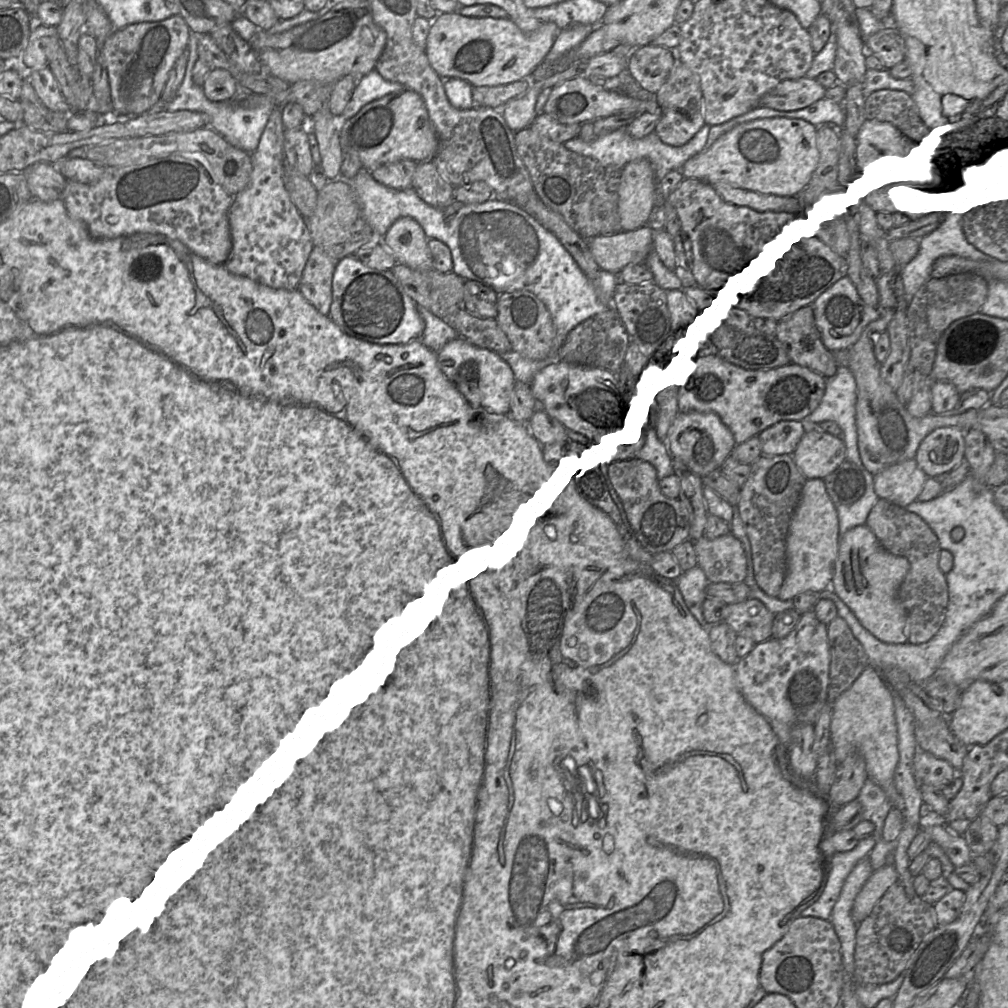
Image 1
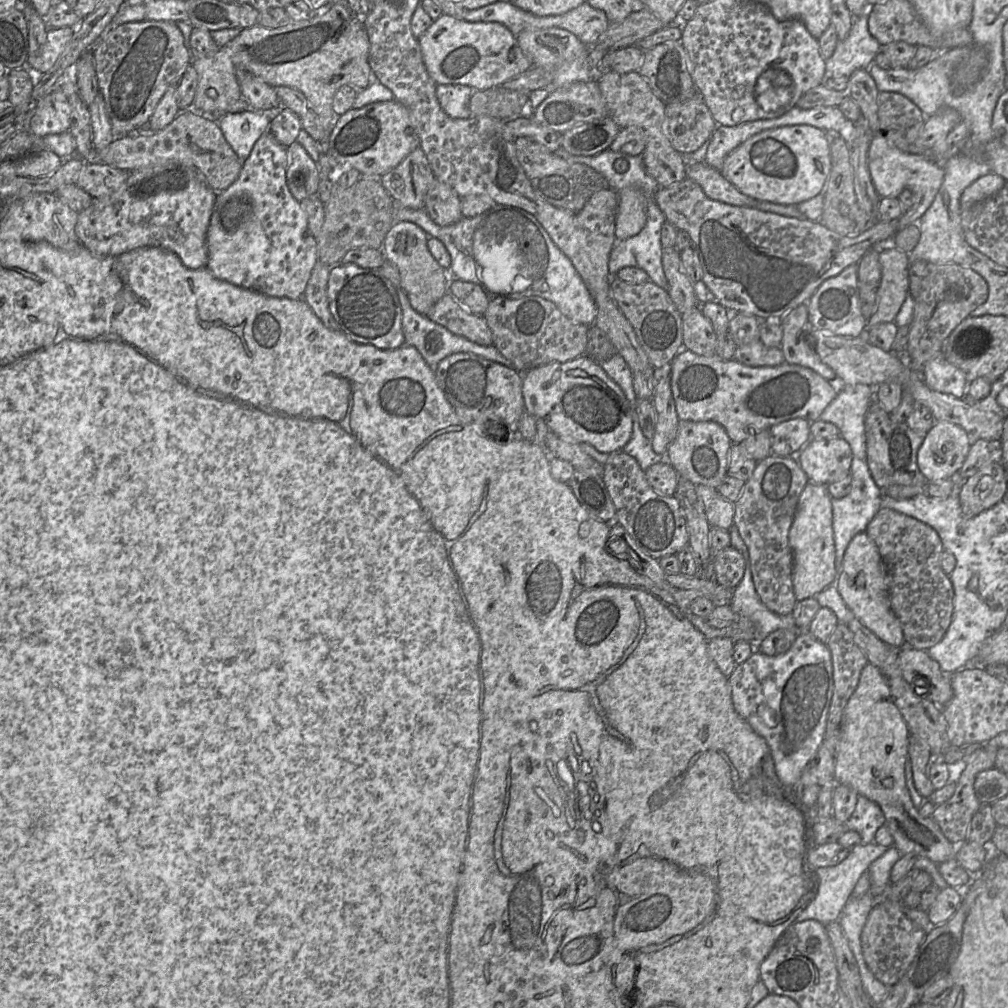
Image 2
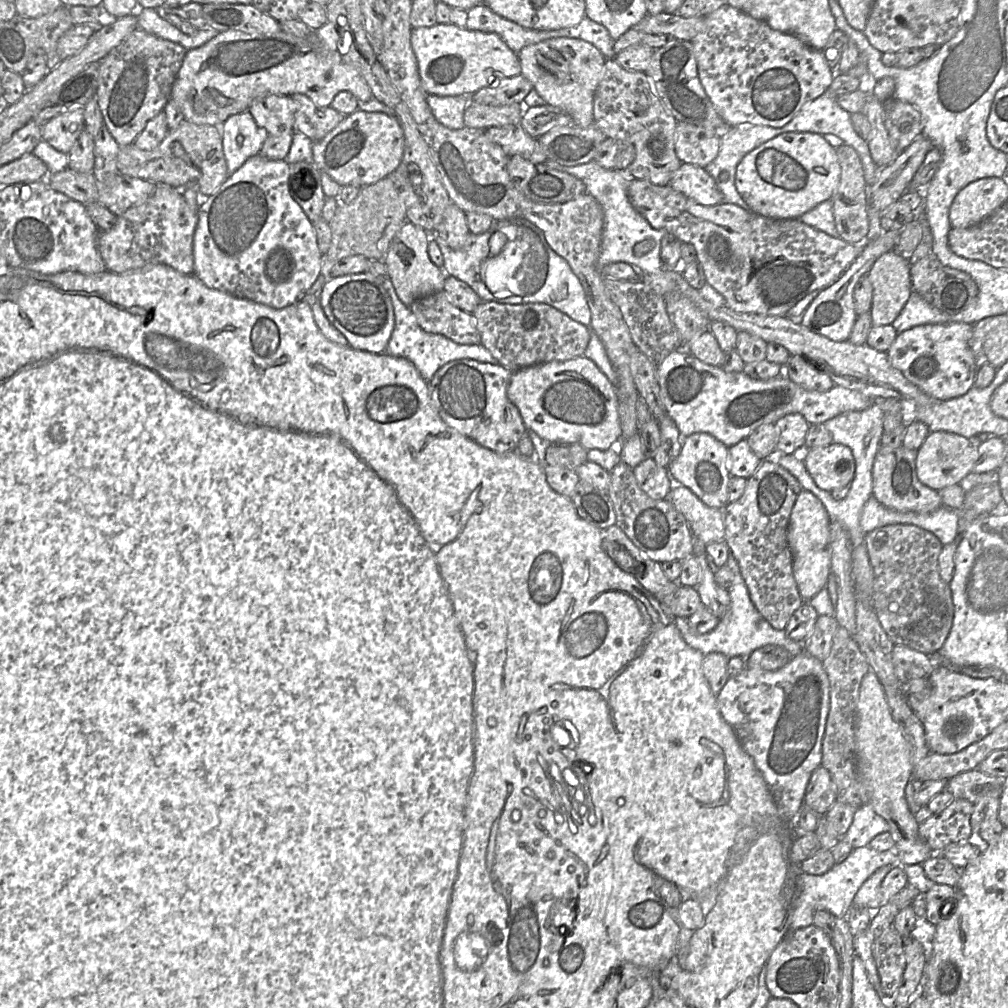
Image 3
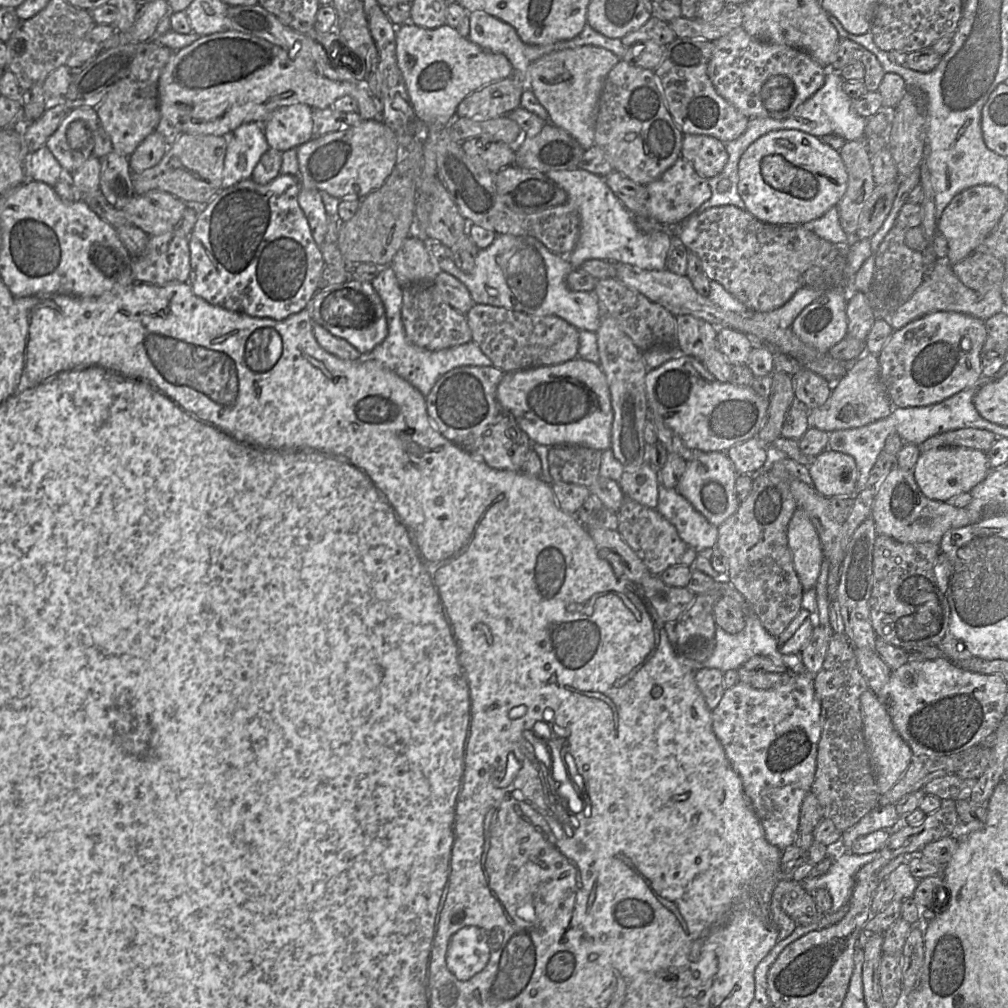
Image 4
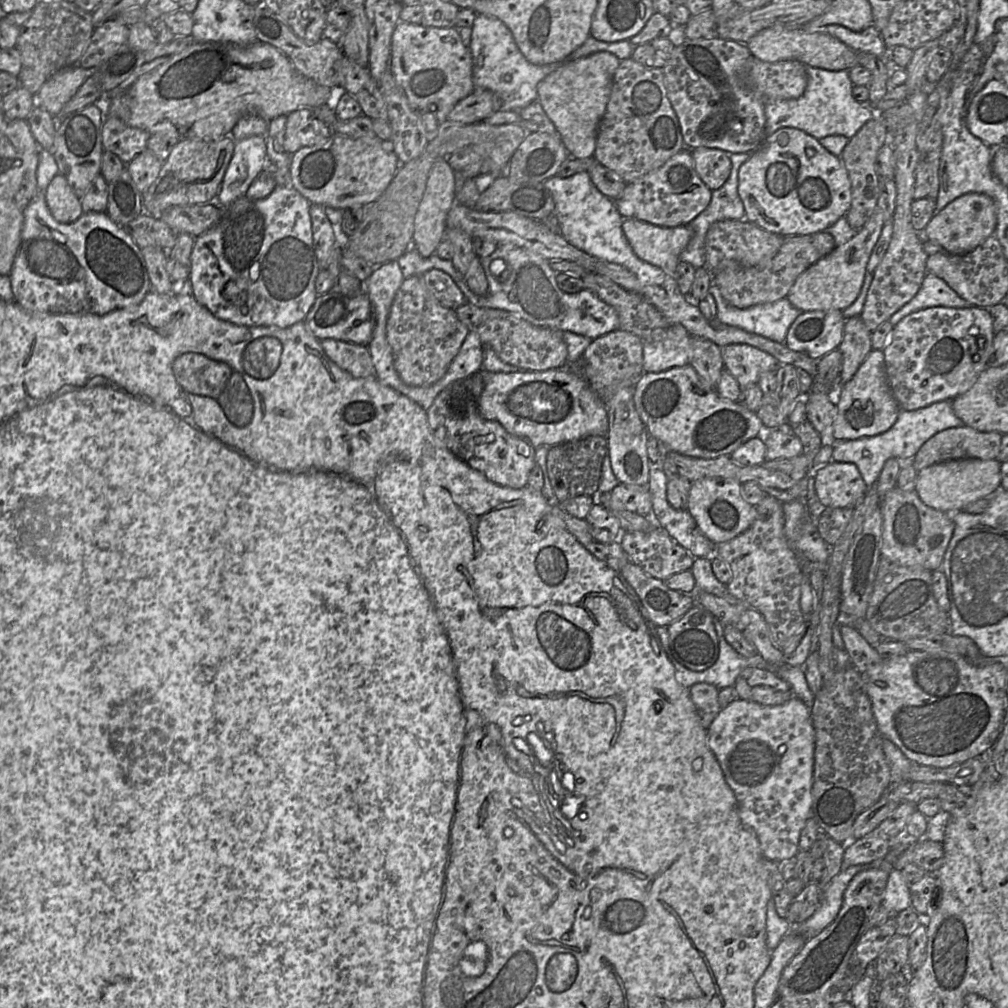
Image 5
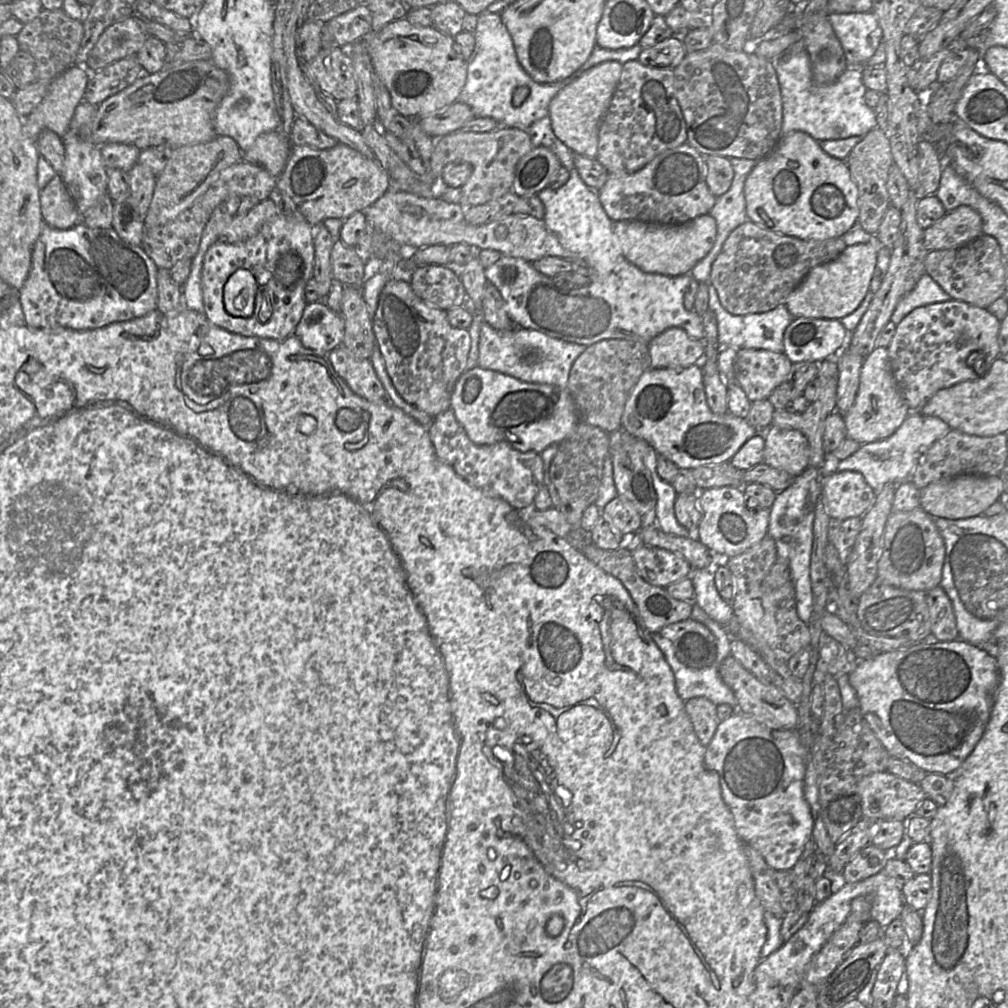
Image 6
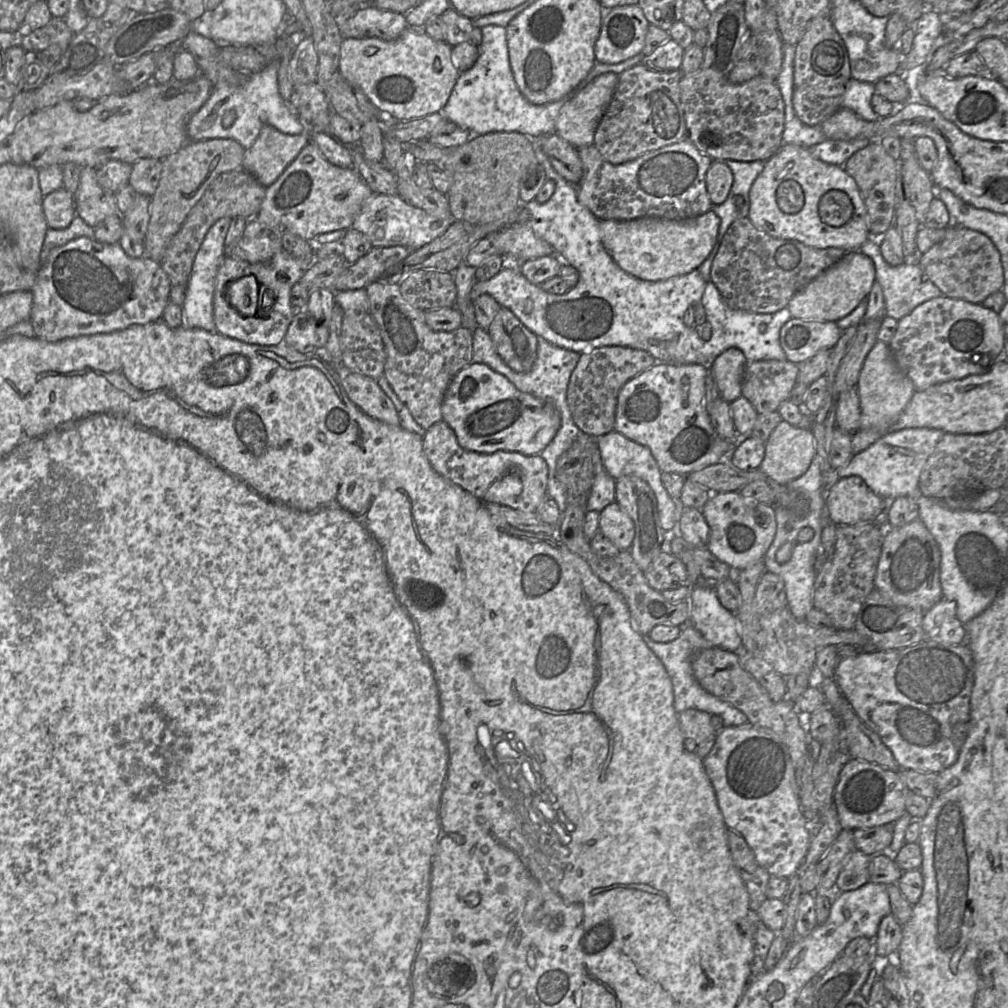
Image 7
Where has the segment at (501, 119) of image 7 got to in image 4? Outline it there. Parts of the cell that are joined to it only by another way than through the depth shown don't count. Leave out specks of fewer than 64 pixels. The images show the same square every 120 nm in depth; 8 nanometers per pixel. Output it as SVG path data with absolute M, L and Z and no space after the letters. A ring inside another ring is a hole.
M485 11L469 13L469 39L481 48L492 53L505 55L513 66L512 77L526 85L529 66L540 57L562 50L562 43L547 45L529 45L524 43L510 24L488 14Z

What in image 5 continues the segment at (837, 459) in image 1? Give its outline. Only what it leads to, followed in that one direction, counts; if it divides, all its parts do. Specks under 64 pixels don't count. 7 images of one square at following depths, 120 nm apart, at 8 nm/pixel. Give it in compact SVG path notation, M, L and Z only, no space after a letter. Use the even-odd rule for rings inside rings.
M829 461L814 478L815 493L824 507L854 507L868 490L854 463Z

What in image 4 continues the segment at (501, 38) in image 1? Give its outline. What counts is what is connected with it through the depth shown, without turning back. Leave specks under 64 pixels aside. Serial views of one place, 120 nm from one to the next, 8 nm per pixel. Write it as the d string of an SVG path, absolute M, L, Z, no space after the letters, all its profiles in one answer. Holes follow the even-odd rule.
M413 22L400 25L396 31L396 59L416 116L427 126L422 177L436 177L439 134L456 116L460 102L488 84L512 77L513 66L505 55L481 48L447 24L434 29Z

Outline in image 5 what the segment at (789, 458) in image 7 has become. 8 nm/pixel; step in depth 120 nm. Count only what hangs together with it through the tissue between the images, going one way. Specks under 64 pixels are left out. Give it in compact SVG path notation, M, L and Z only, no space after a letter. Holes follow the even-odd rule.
M790 426L768 429L760 438L766 446L766 460L791 458L803 453L803 445Z

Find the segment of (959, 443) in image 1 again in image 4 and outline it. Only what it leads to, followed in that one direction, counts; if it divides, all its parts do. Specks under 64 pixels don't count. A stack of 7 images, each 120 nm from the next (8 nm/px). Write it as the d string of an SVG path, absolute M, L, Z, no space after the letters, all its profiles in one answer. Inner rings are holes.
M942 447L920 453L914 467L914 478L920 491L929 499L947 502L952 497L969 492L985 479L990 471L987 455L966 447Z

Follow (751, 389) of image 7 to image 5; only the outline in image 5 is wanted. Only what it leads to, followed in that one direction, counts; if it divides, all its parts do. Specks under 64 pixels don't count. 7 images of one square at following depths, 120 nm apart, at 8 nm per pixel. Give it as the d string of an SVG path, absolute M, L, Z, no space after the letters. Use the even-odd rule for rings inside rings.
M728 344L721 348L724 367L740 387L758 384L763 372L777 371L780 366L771 354L748 344Z

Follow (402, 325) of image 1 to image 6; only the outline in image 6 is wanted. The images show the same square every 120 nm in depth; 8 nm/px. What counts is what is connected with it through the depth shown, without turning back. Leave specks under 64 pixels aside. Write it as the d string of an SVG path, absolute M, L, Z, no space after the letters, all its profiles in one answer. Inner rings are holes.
M319 300L306 305L295 335L305 348L327 356L331 350L342 345L344 330L345 321L341 313Z

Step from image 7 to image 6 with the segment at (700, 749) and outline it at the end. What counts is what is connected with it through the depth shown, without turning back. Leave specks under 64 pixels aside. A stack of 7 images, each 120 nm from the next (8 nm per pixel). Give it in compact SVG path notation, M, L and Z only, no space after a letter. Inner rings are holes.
M699 696L685 701L685 710L697 738L706 747L712 740L720 722L716 715L716 705L707 698Z

